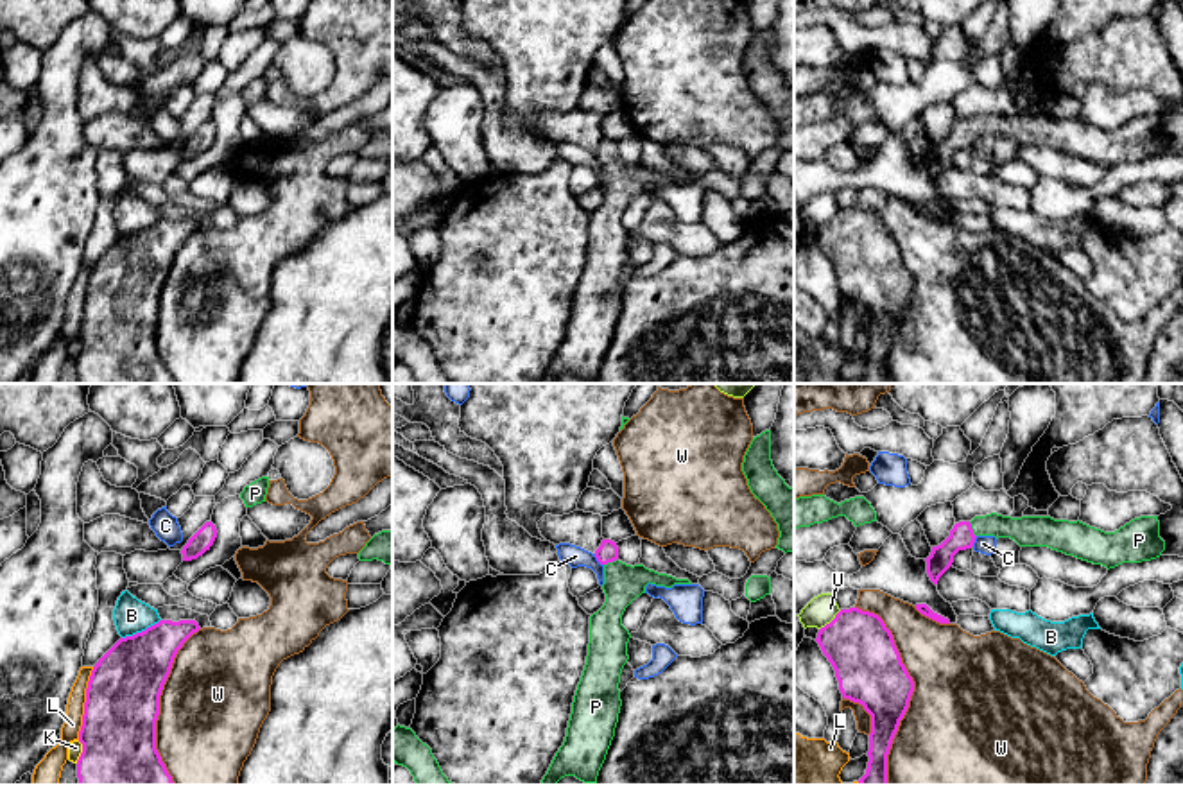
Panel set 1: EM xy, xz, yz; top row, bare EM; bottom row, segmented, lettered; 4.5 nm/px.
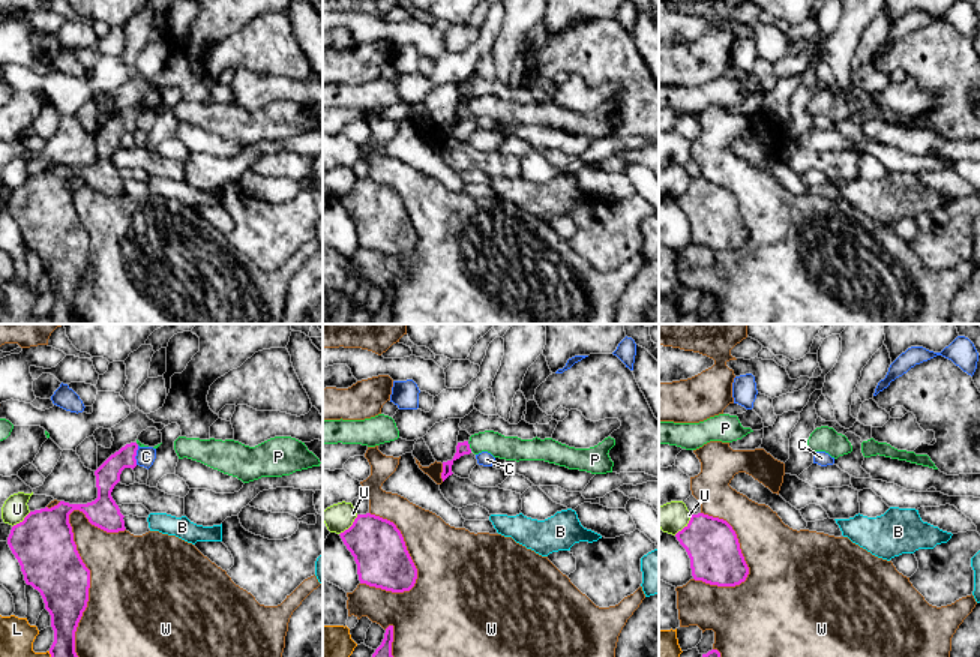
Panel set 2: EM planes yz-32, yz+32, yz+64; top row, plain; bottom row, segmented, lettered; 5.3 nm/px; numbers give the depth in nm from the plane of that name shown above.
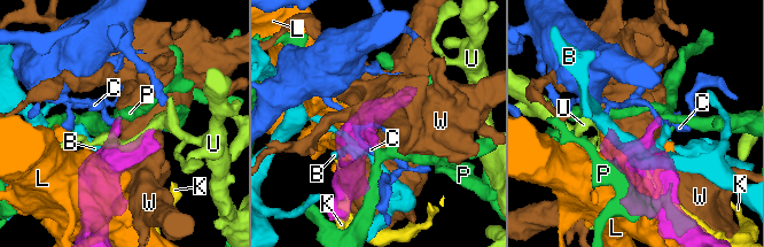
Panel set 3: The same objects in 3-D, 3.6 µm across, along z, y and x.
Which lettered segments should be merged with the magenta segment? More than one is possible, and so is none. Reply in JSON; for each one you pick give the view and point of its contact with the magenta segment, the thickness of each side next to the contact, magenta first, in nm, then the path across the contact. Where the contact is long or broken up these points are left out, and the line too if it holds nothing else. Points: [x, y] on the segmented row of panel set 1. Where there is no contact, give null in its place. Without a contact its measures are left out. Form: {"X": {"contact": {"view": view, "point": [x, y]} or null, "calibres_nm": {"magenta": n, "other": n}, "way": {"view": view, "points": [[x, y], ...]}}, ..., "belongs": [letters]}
{"P": {"contact": {"view": "yz", "point": [972, 529]}, "calibres_nm": {"magenta": 110, "other": 140}, "way": {"view": "yz", "points": [[961, 536], [972, 529], [1015, 527], [1027, 531]]}}, "belongs": ["P"]}

